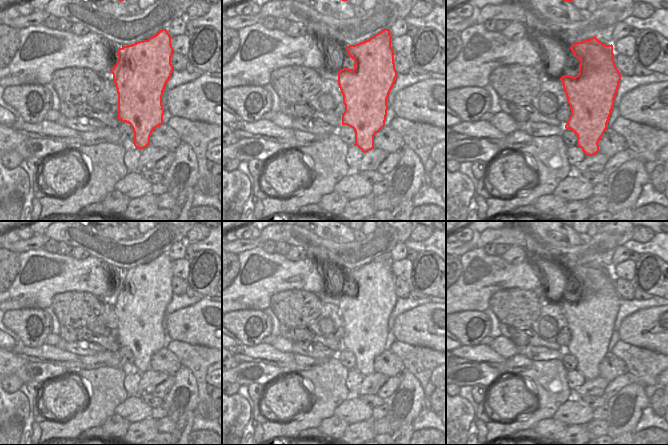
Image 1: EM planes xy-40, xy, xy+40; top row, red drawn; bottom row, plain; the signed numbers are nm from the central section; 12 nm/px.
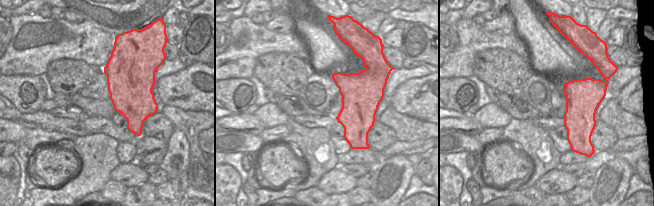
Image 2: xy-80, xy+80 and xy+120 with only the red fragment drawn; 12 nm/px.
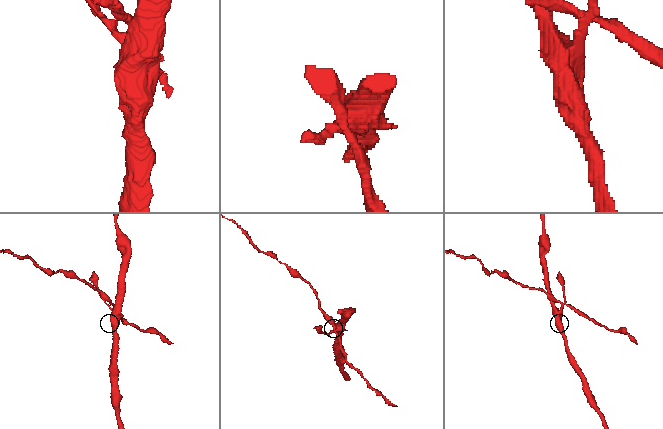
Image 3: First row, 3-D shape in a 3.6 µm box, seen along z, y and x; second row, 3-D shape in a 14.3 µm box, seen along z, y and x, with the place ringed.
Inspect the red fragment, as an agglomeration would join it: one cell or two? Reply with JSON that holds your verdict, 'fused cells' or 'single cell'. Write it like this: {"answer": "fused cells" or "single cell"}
{"answer": "fused cells"}

